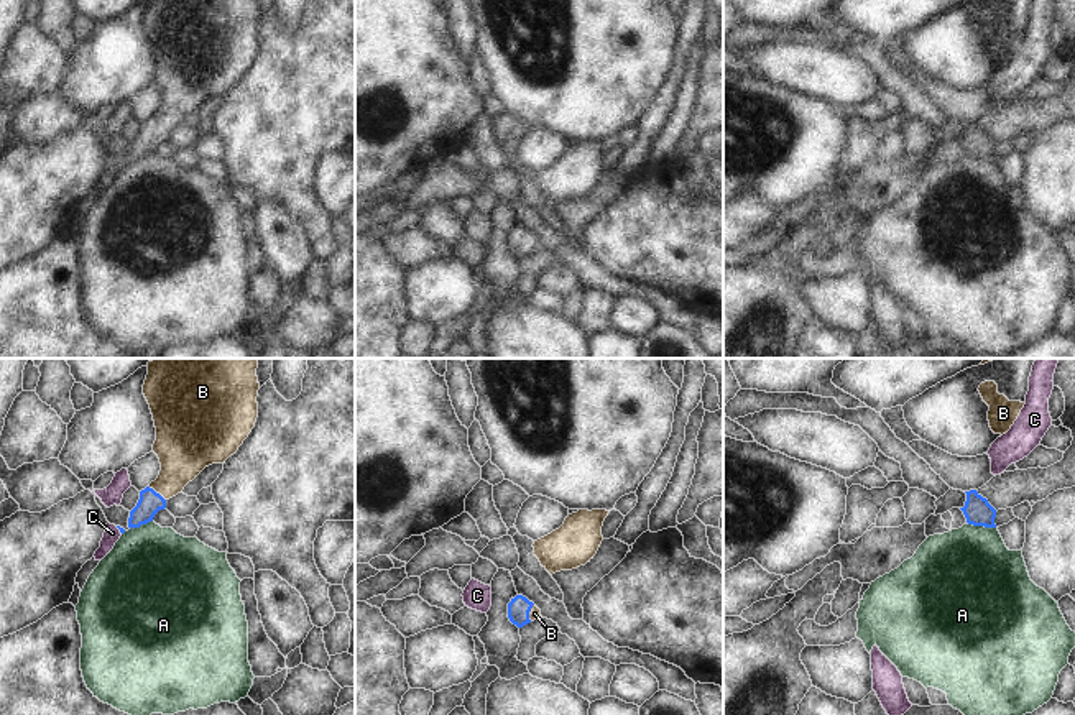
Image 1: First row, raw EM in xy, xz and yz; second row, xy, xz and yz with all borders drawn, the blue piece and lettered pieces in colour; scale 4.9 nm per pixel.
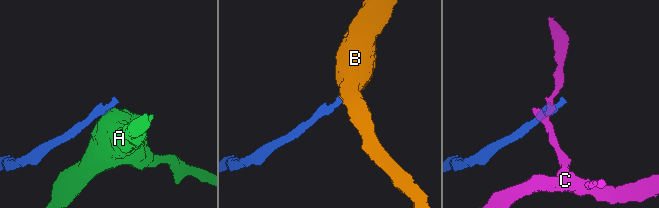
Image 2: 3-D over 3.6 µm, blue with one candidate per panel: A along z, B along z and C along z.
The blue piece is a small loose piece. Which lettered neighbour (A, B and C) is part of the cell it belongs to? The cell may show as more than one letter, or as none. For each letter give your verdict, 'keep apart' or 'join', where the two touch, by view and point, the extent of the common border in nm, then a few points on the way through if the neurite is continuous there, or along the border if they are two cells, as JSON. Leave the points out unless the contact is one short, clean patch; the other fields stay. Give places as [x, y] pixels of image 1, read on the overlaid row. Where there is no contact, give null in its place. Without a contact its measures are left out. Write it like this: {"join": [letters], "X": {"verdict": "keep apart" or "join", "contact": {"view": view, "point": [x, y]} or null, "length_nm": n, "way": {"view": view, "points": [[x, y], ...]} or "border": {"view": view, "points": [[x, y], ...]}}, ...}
{"join": ["B"], "A": {"verdict": "keep apart", "contact": {"view": "yz", "point": [982, 525]}, "length_nm": 150, "border": {"view": "yz", "points": [[967, 521], [977, 526], [995, 528]]}}, "B": {"verdict": "join", "contact": {"view": "xy", "point": [155, 492]}, "length_nm": 110, "way": {"view": "xy", "points": [[150, 502], [155, 492], [178, 469], [184, 451]]}}, "C": {"verdict": "keep apart", "contact": {"view": "xy", "point": [119, 528]}, "length_nm": 50, "border": {"view": "xy", "points": [[115, 526], [122, 533]]}}}

